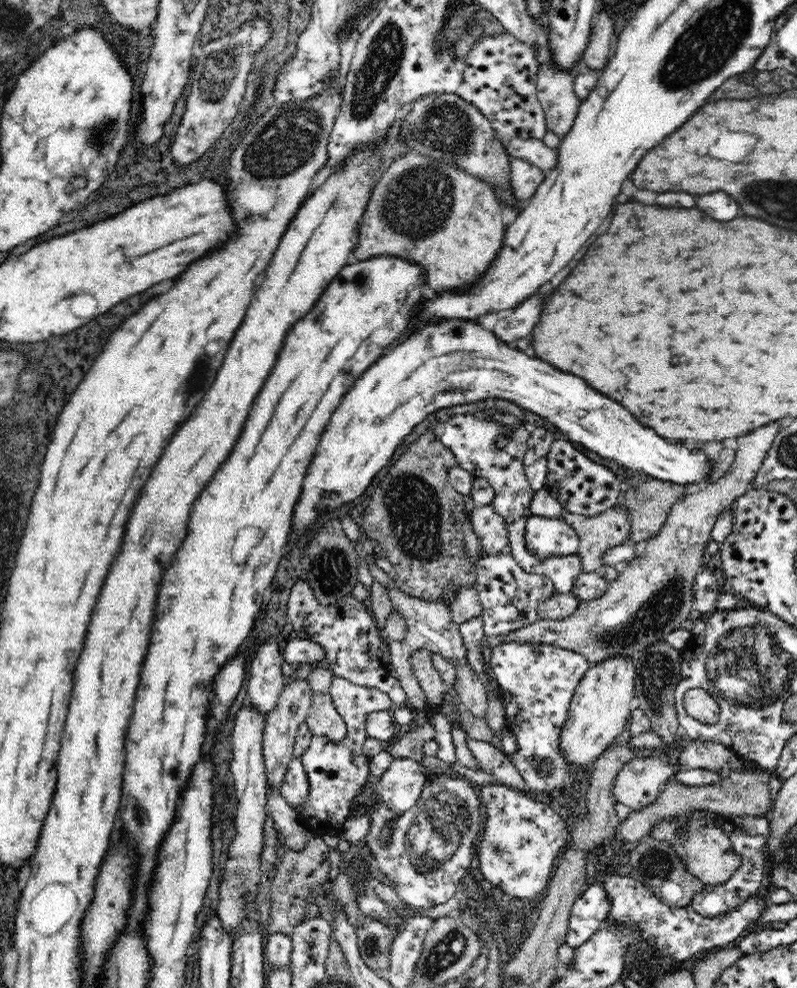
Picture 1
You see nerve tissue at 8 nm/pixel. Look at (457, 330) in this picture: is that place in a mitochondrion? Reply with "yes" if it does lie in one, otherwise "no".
no

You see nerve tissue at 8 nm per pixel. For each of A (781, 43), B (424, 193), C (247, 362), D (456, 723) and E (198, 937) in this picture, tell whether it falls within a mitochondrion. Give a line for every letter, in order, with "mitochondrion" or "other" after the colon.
A: other
B: mitochondrion
C: other
D: other
E: other

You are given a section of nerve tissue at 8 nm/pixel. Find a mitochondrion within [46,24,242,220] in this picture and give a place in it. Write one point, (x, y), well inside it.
(219, 73)

